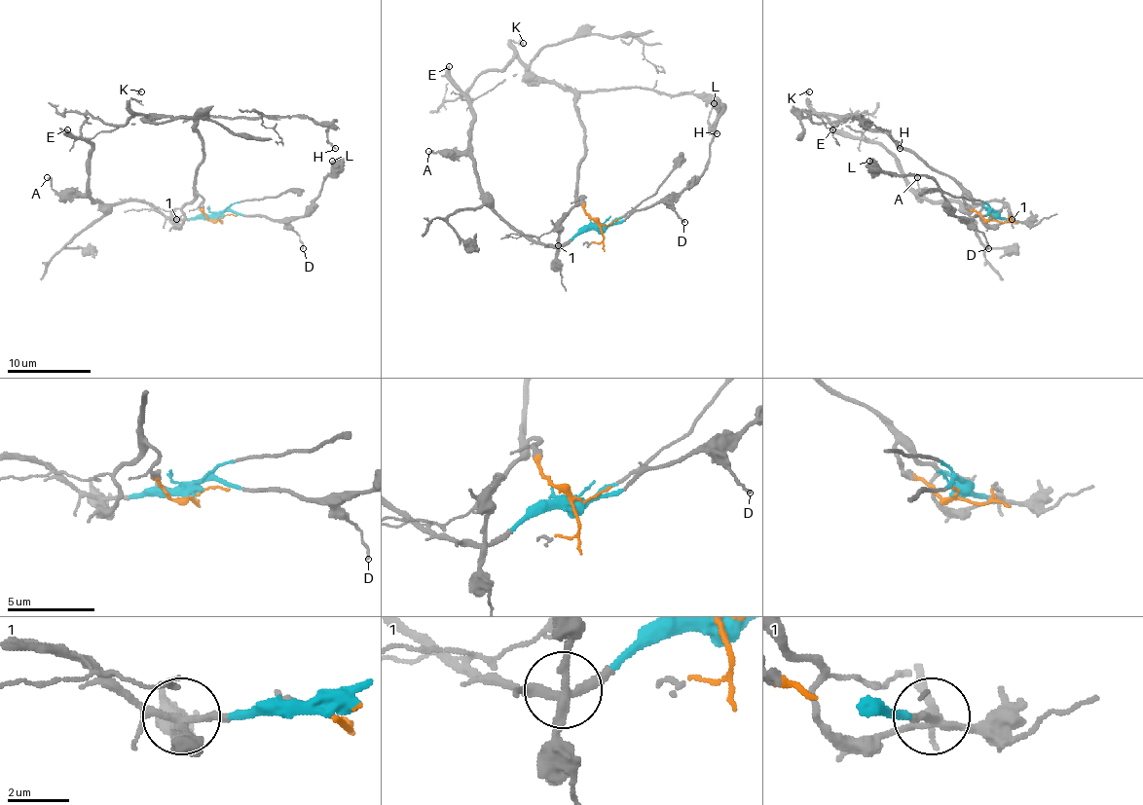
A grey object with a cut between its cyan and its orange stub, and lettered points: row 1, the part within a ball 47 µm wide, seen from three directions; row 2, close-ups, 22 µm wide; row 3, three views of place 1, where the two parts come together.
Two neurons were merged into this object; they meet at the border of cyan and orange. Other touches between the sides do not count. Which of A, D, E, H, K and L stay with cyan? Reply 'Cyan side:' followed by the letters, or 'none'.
Cyan side: A, D, E, L

